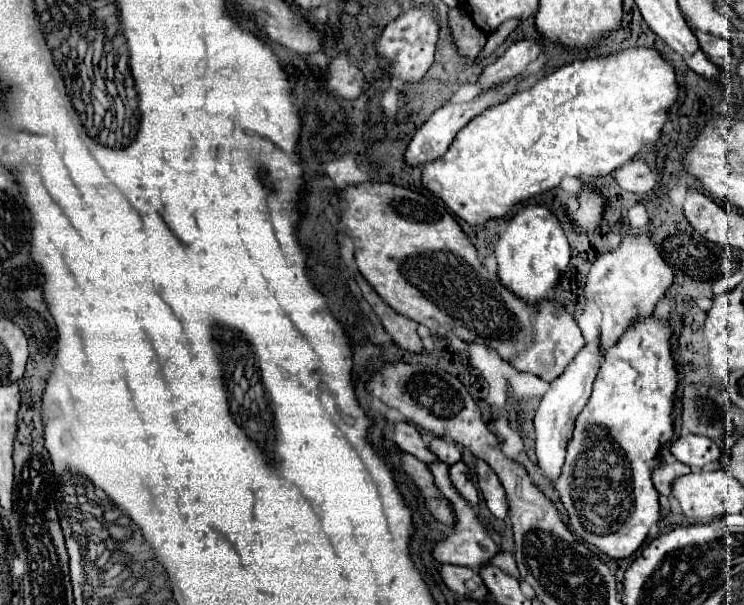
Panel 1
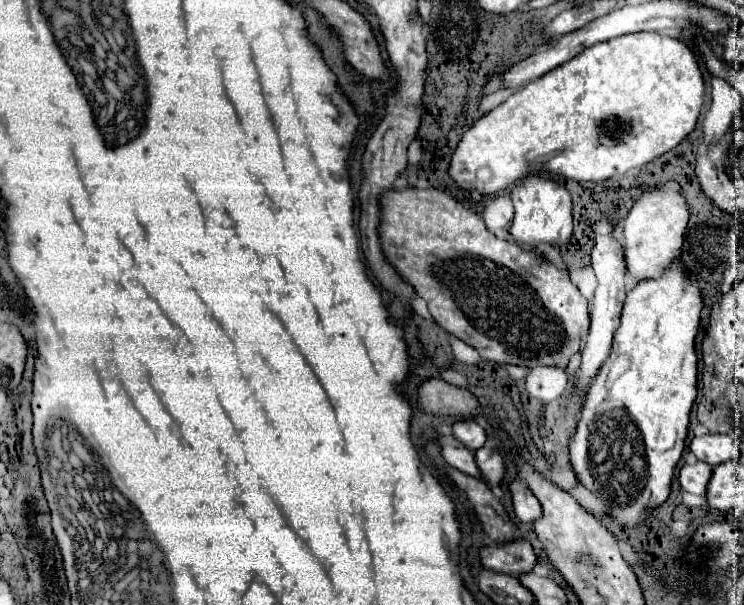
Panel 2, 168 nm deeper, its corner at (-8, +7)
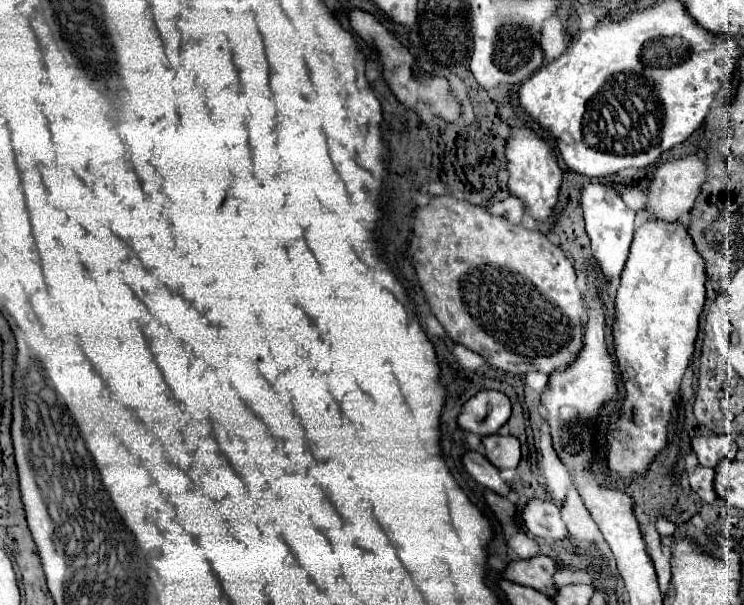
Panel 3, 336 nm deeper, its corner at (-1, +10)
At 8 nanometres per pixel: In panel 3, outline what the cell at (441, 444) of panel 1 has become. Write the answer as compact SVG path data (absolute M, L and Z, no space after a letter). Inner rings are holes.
M480 391L462 405L458 425L476 435L494 435L510 417L510 399L500 391Z

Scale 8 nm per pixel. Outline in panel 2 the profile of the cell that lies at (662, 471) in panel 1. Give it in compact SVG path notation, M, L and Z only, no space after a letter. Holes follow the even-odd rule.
M697 462L697 464L685 464L679 472L679 482L681 482L681 488L691 492L691 494L699 494L699 496L705 496L707 492L707 484L711 480L711 472L713 468L705 462Z

